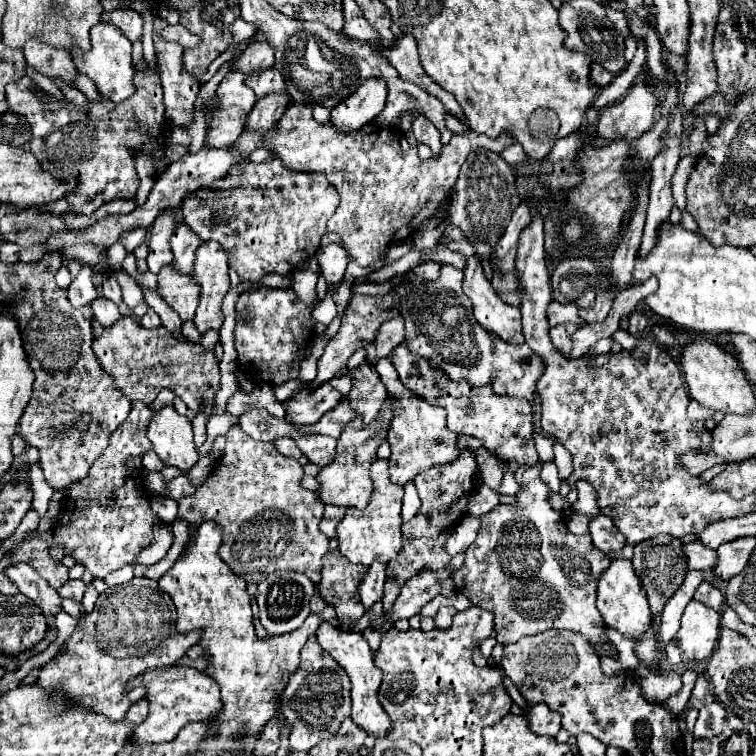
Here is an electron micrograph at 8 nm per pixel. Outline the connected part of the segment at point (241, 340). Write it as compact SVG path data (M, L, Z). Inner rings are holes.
M253 289L235 303L235 349L237 367L253 383L281 385L297 379L313 337L315 321L311 317L315 303L303 303L291 289Z

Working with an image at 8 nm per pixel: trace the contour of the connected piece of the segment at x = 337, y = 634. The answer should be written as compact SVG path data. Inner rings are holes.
M323 623L317 631L317 641L321 643L321 647L339 663L339 667L345 669L345 673L351 679L351 699L353 699L353 713L351 719L357 727L361 727L367 735L373 737L385 737L391 731L391 719L389 715L383 711L379 699L377 699L377 691L381 685L381 671L375 667L373 663L373 651L369 649L369 643L363 639L361 633L343 633L341 629Z

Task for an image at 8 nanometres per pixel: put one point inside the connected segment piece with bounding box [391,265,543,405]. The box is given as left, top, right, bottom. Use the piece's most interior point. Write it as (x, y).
(439, 325)

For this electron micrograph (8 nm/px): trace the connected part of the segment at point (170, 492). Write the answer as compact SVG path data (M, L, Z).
M179 475L179 477L175 477L175 479L171 479L171 481L167 483L167 493L165 493L165 497L179 501L181 497L187 497L187 495L191 495L191 493L195 493L195 487L189 483L189 477L187 477L187 475Z

